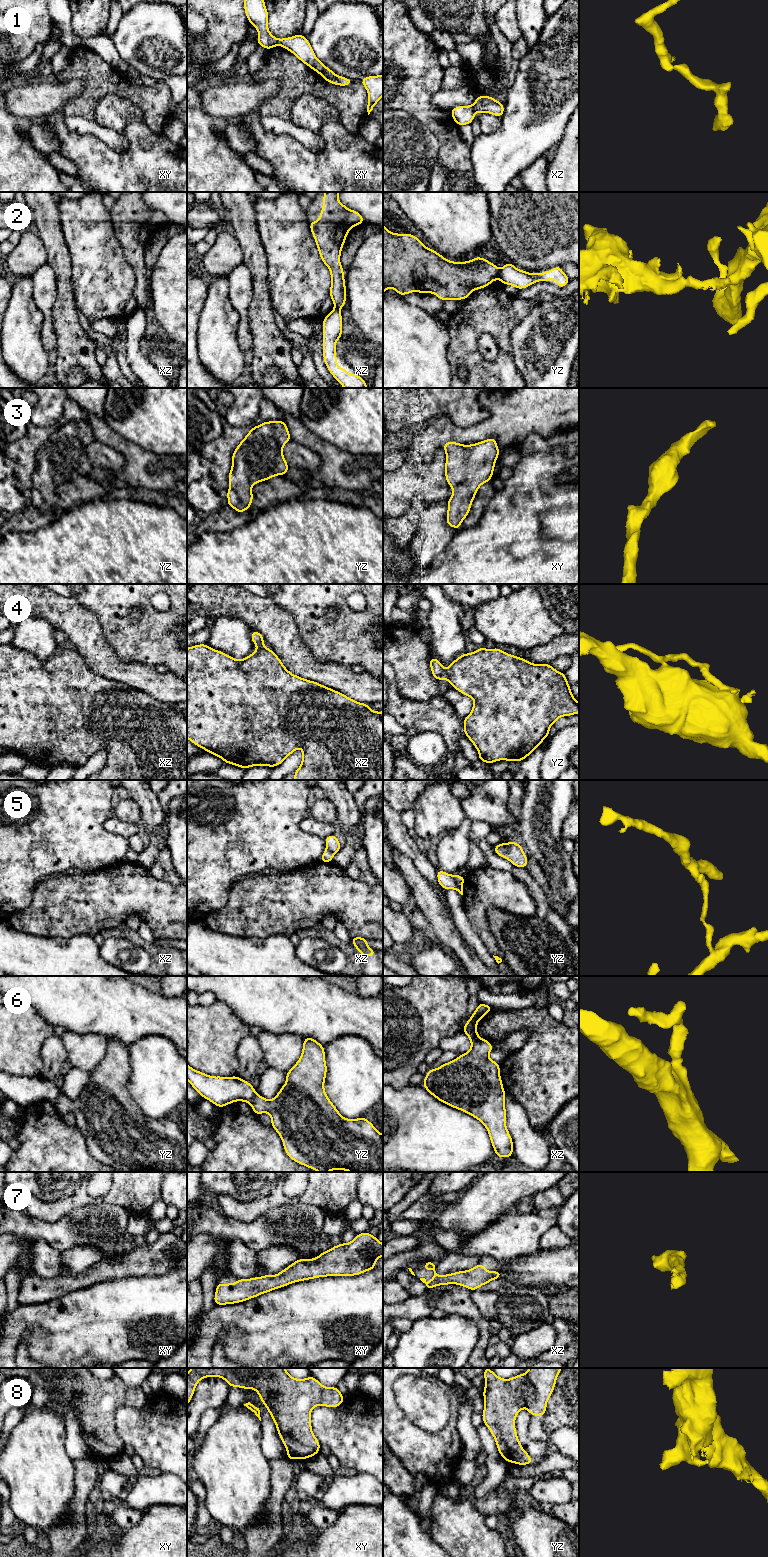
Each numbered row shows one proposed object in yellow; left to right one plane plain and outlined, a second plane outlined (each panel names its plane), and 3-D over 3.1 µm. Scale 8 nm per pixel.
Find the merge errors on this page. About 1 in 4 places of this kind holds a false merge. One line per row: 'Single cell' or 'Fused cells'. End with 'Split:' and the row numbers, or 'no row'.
1: Fused cells
2: Fused cells
3: Single cell
4: Fused cells
5: Fused cells
6: Fused cells
7: Single cell
8: Single cell
Split: 1, 2, 4, 5, 6

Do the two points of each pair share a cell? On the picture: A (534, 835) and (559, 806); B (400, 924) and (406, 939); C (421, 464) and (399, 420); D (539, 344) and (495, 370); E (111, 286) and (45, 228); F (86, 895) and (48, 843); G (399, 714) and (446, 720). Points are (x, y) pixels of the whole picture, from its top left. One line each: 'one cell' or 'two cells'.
A: one cell
B: one cell
C: two cells
D: two cells
E: two cells
F: two cells
G: one cell

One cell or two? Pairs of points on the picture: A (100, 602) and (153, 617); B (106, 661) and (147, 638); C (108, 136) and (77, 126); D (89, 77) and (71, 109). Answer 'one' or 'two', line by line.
A: one
B: two
C: one
D: one

